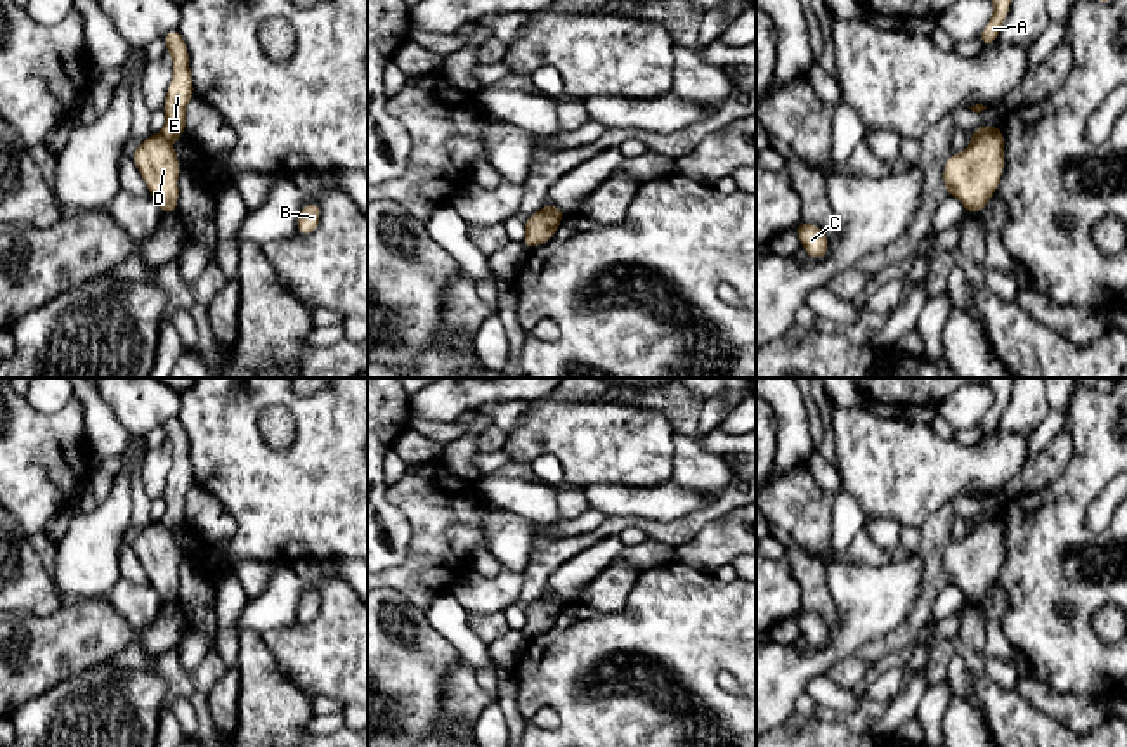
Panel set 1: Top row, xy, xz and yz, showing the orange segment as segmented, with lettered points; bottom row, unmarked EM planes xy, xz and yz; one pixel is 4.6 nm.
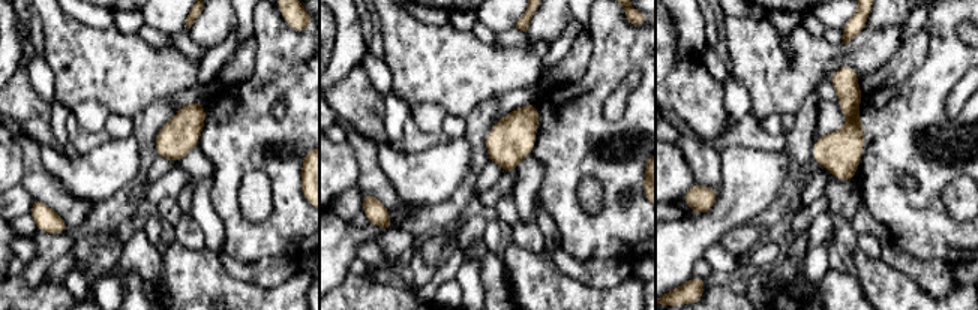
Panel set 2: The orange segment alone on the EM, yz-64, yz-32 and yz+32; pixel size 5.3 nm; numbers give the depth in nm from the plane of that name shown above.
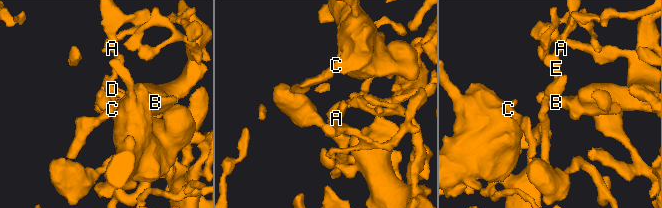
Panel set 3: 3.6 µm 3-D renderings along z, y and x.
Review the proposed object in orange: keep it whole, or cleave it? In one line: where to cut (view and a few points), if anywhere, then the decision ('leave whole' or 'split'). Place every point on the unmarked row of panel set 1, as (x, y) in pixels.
xy (160, 522), (170, 529) | split

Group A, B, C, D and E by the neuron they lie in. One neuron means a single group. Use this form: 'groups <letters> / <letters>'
groups A E / B C D

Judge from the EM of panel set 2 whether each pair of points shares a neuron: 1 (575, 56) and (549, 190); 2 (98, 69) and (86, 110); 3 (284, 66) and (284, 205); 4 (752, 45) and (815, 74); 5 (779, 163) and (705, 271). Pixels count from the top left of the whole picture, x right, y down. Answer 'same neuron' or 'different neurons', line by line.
1: different neurons
2: different neurons
3: same neuron
4: same neuron
5: different neurons

